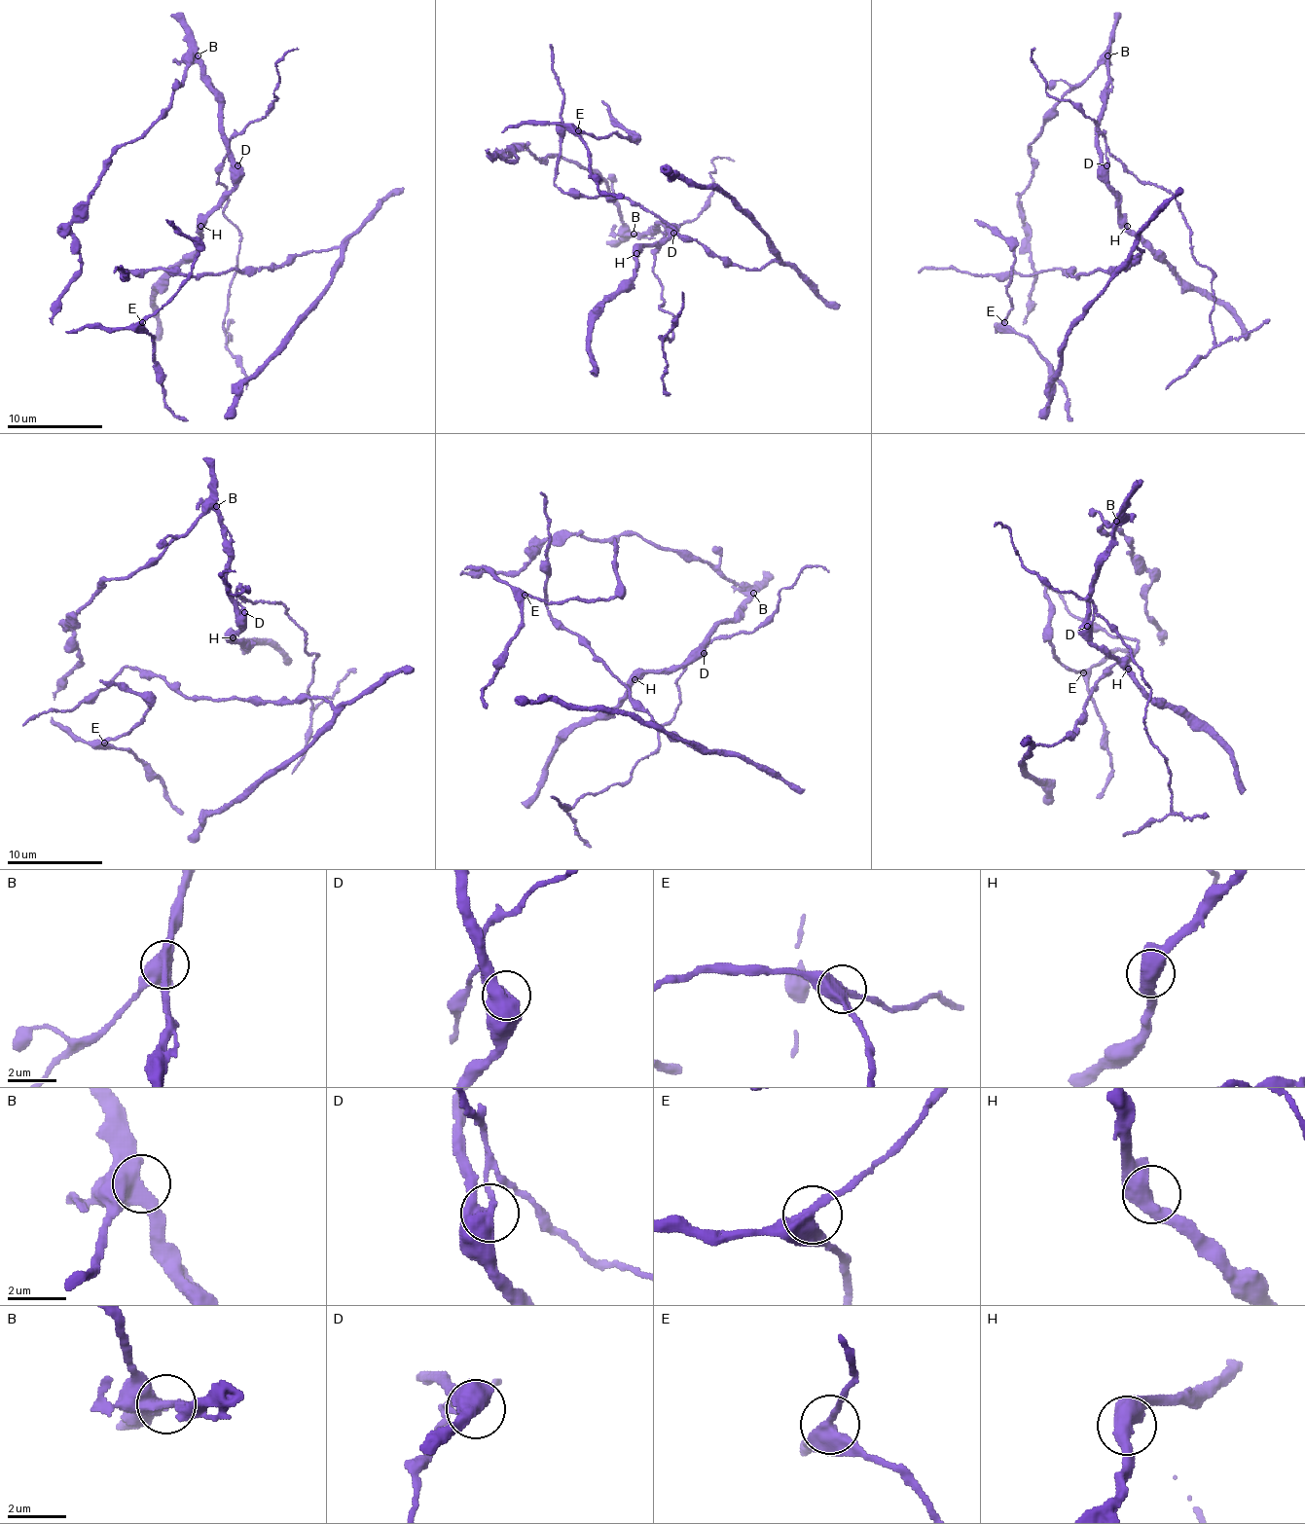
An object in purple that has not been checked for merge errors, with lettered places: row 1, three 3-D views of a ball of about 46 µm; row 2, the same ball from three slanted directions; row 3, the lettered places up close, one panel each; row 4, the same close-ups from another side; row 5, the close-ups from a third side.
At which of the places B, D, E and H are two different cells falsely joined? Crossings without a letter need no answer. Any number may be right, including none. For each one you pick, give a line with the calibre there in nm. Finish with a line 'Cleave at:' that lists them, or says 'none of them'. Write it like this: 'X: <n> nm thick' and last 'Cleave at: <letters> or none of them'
D: 480 nm thick
Cleave at: D

